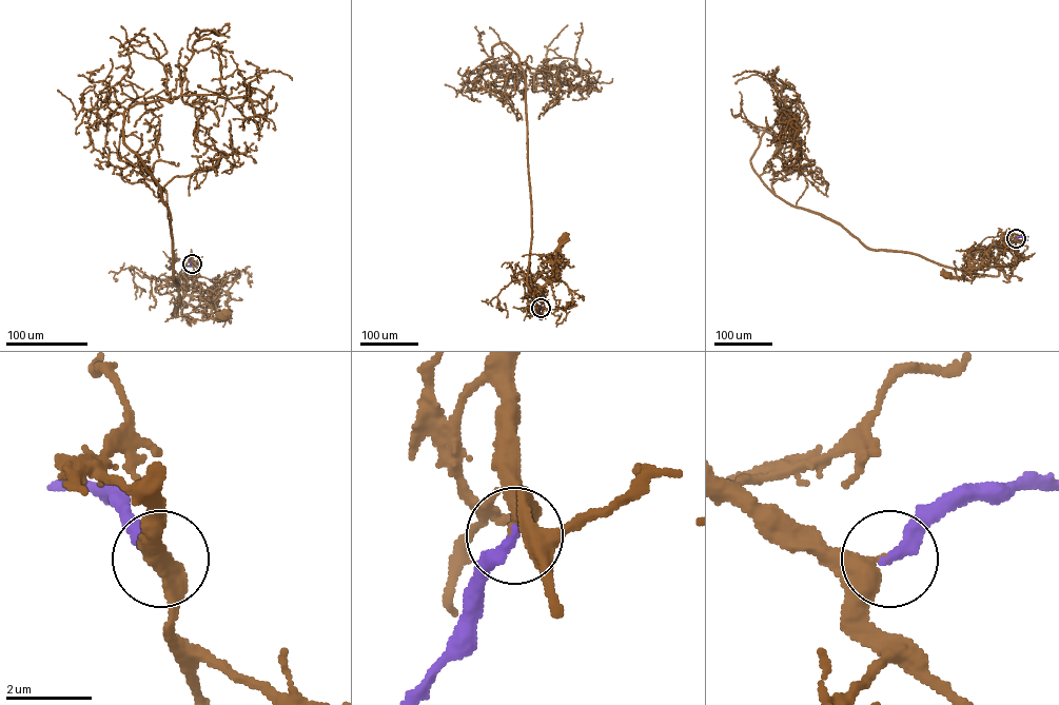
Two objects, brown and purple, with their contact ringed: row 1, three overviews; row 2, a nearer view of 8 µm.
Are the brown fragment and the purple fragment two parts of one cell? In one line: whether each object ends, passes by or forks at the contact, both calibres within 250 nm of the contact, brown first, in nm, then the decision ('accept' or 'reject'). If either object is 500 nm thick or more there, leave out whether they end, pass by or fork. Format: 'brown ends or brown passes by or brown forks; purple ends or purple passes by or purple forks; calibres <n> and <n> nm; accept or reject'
brown ends; purple ends; calibres 440 and 280 nm; accept

